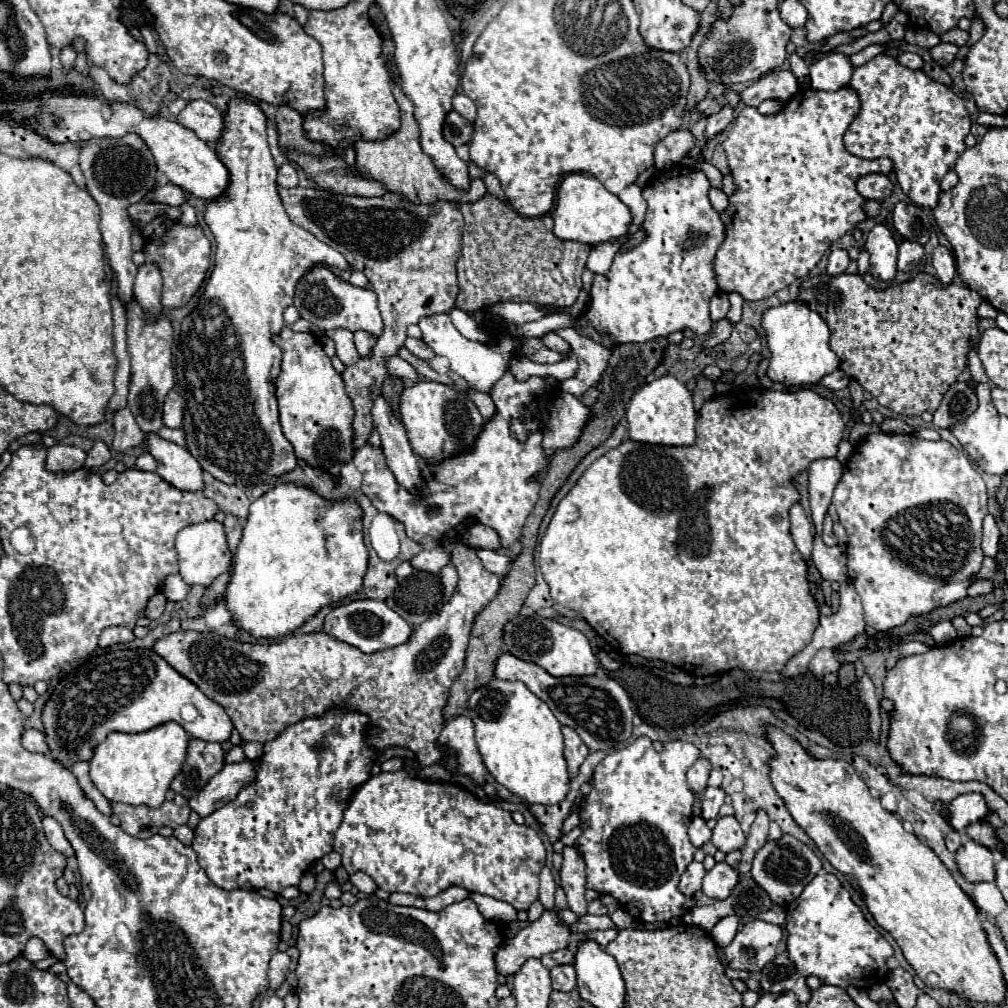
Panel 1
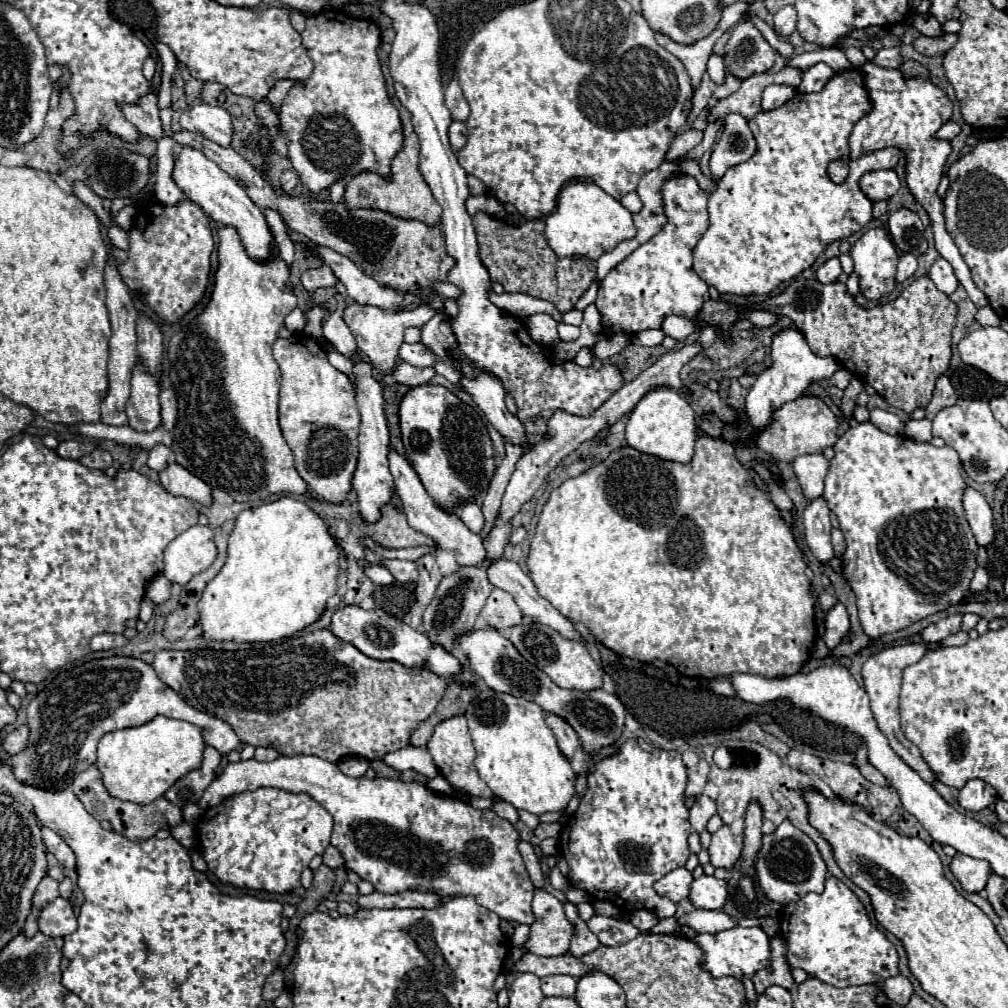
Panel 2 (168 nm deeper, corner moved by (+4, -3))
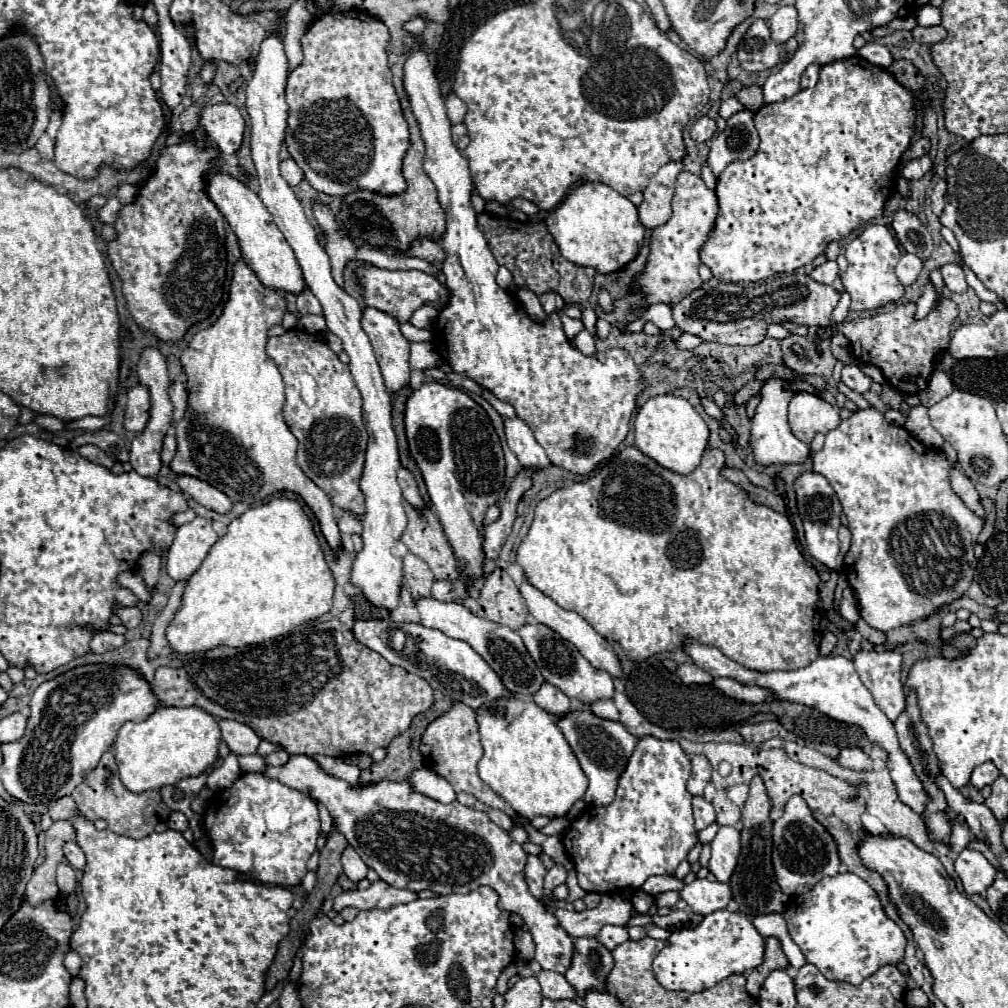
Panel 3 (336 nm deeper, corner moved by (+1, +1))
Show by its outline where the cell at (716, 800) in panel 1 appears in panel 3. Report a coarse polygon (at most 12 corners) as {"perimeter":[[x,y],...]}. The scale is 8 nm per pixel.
{"perimeter":[[692,799],[694,827],[698,831],[716,819],[712,803]]}

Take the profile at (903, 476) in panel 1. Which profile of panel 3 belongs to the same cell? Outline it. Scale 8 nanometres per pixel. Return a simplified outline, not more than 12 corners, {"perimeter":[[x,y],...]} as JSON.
{"perimeter":[[878,409],[814,471],[852,531],[844,571],[886,631],[962,597],[986,519],[950,461]]}

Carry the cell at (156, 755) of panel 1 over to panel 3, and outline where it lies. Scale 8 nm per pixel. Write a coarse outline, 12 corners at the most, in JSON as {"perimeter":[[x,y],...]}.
{"perimeter":[[156,707],[124,723],[112,749],[132,793],[204,773],[218,721]]}

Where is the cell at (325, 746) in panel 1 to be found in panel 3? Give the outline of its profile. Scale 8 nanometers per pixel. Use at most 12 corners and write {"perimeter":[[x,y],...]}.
{"perimeter":[[244,773],[210,801],[212,861],[300,885],[312,797]]}

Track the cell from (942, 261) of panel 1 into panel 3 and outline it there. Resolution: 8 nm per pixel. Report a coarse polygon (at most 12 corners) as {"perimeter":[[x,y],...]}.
{"perimeter":[[956,263],[942,267],[942,277],[952,293],[964,293],[968,283]]}

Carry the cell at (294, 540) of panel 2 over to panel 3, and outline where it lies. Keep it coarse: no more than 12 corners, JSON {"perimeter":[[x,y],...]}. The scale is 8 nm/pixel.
{"perimeter":[[276,497],[232,519],[166,627],[178,655],[328,613],[312,521]]}

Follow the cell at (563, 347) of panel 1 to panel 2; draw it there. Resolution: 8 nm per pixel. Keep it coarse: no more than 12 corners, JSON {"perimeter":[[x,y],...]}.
{"perimeter":[[535,313],[527,321],[531,339],[553,349],[561,339],[551,315]]}

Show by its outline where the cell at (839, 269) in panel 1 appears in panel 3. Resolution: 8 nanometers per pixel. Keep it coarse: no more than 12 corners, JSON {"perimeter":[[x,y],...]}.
{"perimeter":[[836,261],[812,269],[808,277],[830,285],[838,277]]}

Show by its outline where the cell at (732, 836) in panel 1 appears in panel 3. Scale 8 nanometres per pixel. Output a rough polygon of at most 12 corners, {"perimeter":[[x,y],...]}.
{"perimeter":[[720,827],[708,869],[728,883],[740,855],[740,833]]}

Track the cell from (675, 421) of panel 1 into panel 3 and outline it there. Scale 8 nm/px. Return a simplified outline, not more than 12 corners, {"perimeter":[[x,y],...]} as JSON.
{"perimeter":[[648,399],[636,447],[664,469],[688,475],[710,433],[686,399]]}

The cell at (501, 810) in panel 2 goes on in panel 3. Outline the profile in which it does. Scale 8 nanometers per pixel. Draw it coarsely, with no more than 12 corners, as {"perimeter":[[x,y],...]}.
{"perimeter":[[464,703],[420,739],[424,767],[482,803],[516,815],[480,777],[476,711]]}

